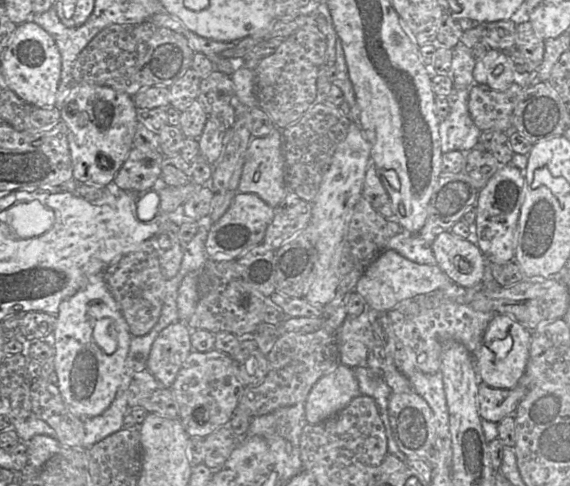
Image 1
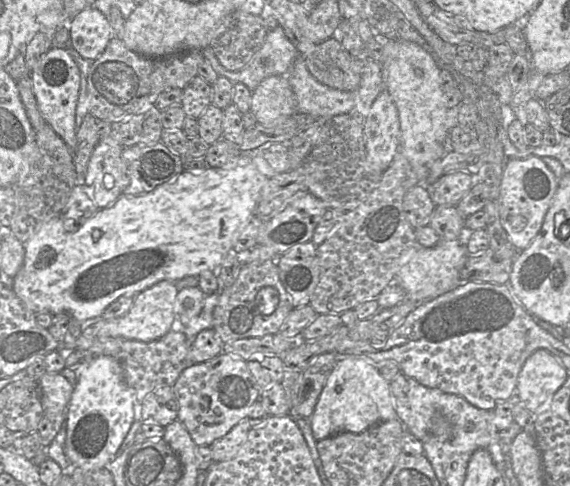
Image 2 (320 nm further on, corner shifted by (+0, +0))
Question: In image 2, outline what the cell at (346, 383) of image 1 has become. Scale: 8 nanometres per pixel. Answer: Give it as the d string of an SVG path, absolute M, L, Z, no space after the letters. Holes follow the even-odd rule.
M339 356L309 418L314 438L319 441L331 435L361 433L373 425L396 419L389 382L367 360L355 356Z

